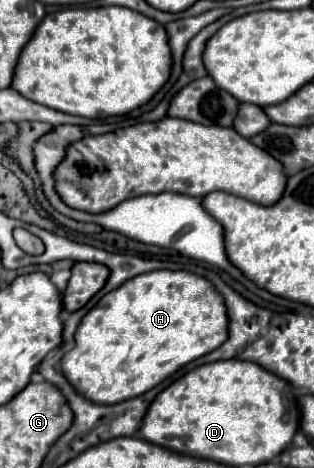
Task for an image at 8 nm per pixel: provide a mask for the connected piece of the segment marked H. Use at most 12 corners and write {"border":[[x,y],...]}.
{"border":[[186,270],[104,296],[60,360],[118,404],[224,342],[224,302]]}

